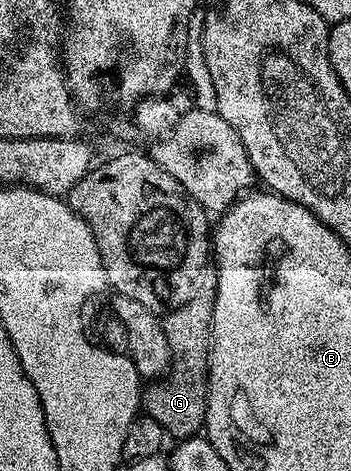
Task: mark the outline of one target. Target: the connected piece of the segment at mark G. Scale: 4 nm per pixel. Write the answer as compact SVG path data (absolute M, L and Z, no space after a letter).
M203 293L195 294L183 307L173 308L170 316L162 319L164 337L168 339L170 346L170 369L165 376L157 381L151 382L143 390L140 407L145 414L150 415L156 421L160 421L162 430L167 436L181 441L197 435L203 430L206 422L206 352L210 342L210 322L212 321L212 309L214 308L211 296Z

